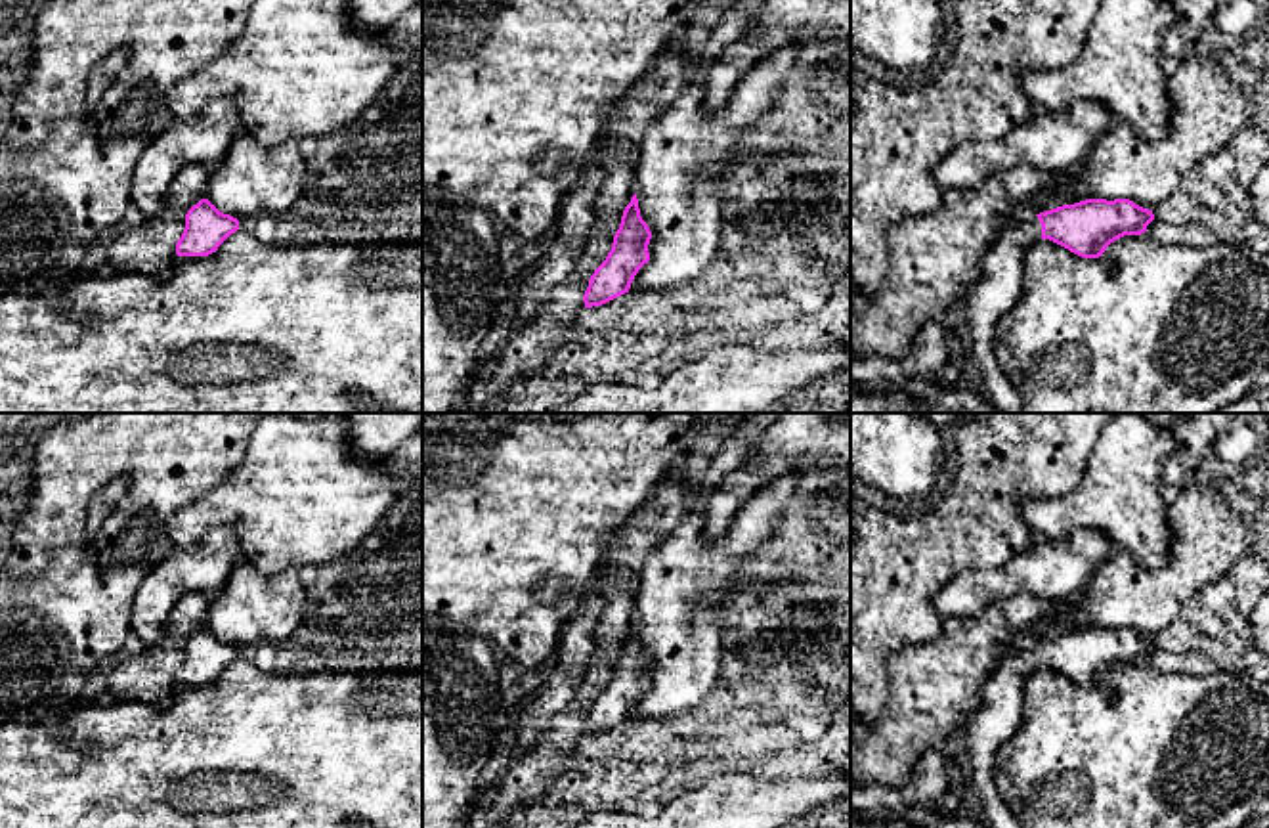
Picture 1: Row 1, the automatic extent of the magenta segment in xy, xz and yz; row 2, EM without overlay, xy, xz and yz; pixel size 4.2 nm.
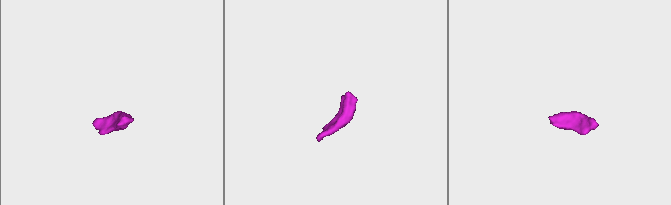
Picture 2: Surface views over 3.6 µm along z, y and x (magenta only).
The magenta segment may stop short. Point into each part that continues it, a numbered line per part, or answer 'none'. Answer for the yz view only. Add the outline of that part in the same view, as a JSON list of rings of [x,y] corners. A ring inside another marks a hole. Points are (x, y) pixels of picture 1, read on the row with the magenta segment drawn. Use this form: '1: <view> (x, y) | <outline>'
1: yz (1000, 287) | [[[1022,216],[1007,226],[984,258],[984,273],[965,296],[988,398],[1000,413],[1022,413],[1022,398],[996,358],[998,321],[1019,302],[1024,287],[1024,256],[1042,239],[1038,216]]]

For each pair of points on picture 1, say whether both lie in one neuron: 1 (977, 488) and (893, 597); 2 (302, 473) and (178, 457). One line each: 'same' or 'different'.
1: same
2: different

